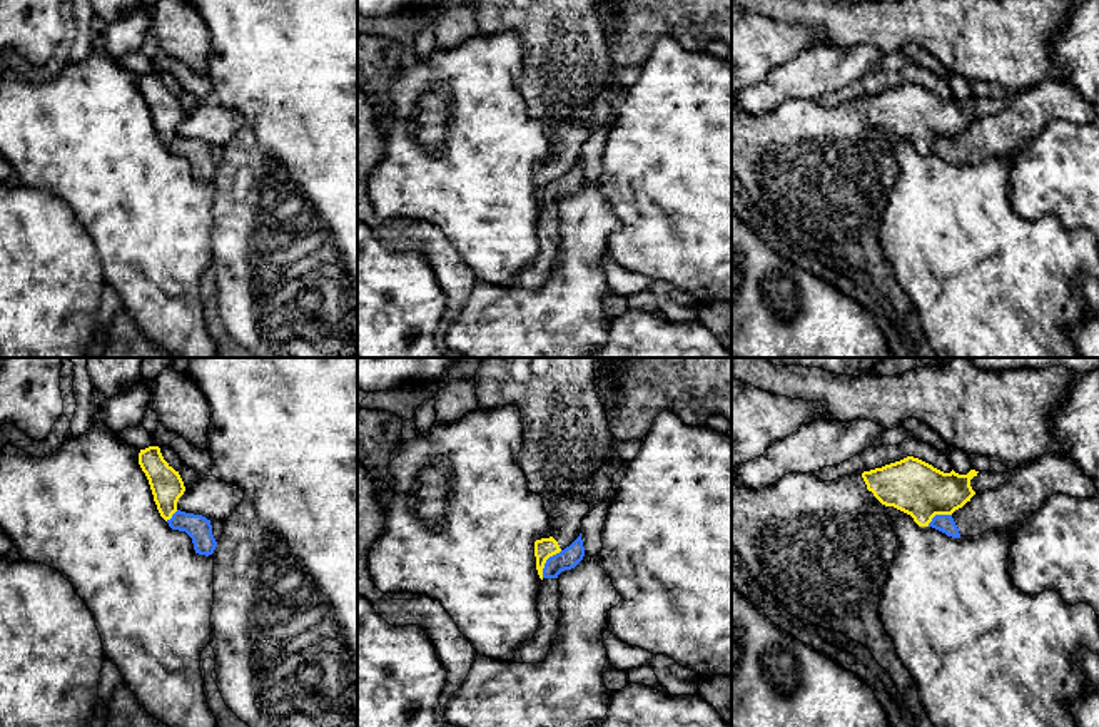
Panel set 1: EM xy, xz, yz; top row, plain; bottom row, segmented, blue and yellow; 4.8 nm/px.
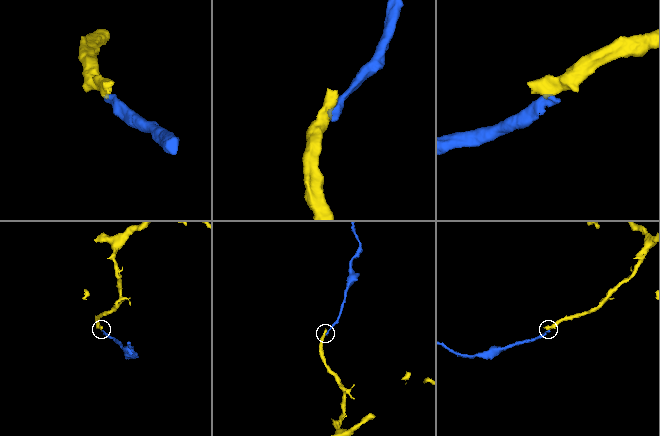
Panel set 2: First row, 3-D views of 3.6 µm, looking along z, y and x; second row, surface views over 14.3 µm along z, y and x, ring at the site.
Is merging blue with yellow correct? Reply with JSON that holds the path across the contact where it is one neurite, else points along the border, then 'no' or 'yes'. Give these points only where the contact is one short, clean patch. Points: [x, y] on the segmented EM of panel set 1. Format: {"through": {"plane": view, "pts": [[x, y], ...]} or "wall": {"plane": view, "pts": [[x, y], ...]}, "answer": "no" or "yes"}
{"wall": {"plane": "xz", "pts": [[562, 550], [546, 560], [541, 577]]}, "answer": "no"}

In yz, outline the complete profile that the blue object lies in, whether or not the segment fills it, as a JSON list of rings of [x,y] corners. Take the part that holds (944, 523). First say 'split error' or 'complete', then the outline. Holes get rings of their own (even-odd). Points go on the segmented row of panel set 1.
split error; [[[1049,453],[1015,468],[1012,476],[999,488],[975,493],[962,508],[955,510],[952,515],[935,515],[929,526],[952,538],[977,536],[990,528],[1019,525],[1032,513],[1036,513],[1044,505],[1044,501],[1054,495],[1099,498],[1094,481],[1086,476],[1071,458]]]

